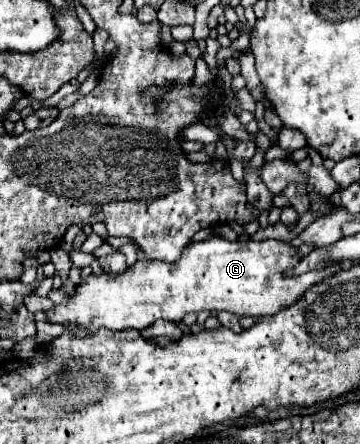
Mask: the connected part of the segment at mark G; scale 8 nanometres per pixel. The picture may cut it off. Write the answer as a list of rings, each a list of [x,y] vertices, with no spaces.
[[[211,236],[203,242],[191,242],[185,250],[179,262],[167,264],[167,262],[157,262],[157,260],[147,260],[147,262],[135,262],[133,268],[125,270],[123,274],[103,274],[95,276],[91,274],[87,280],[81,280],[77,286],[77,292],[71,294],[67,304],[53,306],[53,310],[47,312],[51,322],[71,322],[77,324],[77,328],[111,328],[111,330],[125,330],[125,328],[135,328],[143,330],[151,326],[155,320],[163,318],[169,322],[181,322],[185,314],[189,312],[219,312],[227,310],[235,316],[251,316],[251,318],[263,318],[263,316],[273,316],[275,312],[281,312],[283,308],[289,308],[303,296],[303,292],[323,280],[329,280],[335,272],[343,270],[343,264],[335,263],[326,266],[321,270],[321,274],[301,274],[301,276],[285,276],[285,270],[289,266],[299,264],[299,254],[297,248],[293,248],[289,242],[281,240],[263,240],[263,242],[229,242],[221,236]]]

